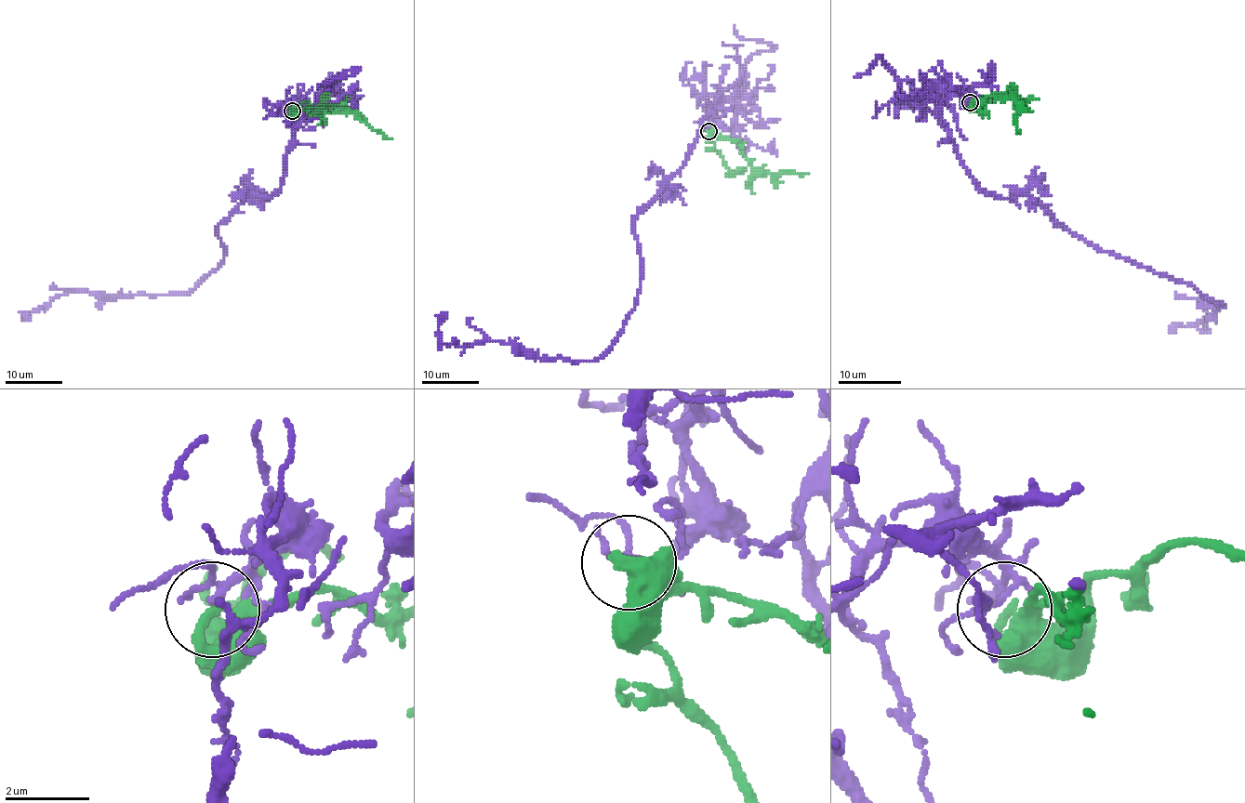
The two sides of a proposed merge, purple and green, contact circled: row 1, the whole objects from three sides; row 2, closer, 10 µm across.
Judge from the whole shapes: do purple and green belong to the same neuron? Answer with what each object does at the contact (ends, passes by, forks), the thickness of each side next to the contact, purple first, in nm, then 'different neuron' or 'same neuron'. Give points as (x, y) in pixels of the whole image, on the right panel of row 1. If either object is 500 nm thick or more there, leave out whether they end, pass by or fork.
purple forks; green ends; calibres 110 and 240 nm; different neuron

